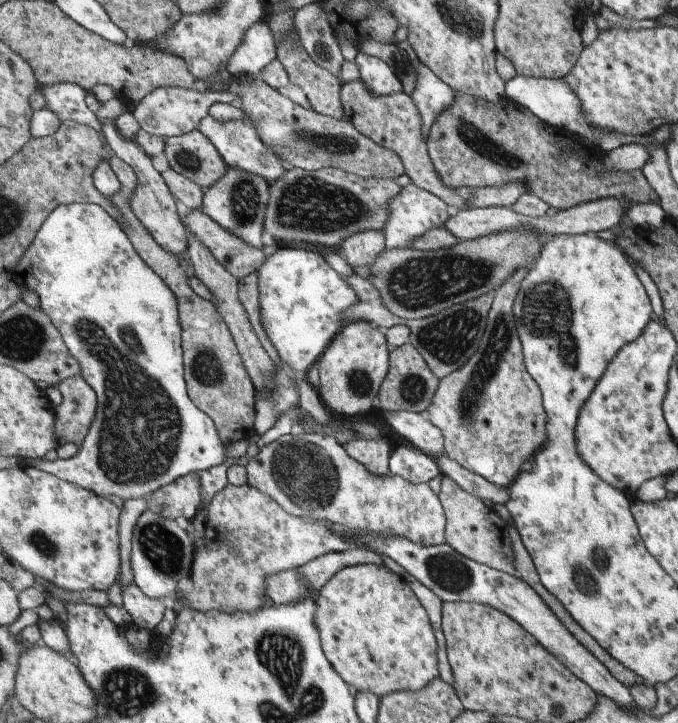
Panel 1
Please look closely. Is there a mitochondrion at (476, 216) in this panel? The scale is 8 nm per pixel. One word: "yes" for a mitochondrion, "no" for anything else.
no

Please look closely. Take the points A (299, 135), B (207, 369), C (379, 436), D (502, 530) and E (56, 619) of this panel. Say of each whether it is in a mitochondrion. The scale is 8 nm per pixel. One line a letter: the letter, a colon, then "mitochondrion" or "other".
A: mitochondrion
B: mitochondrion
C: other
D: other
E: other

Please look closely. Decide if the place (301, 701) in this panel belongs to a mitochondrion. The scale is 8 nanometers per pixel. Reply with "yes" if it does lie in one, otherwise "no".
yes

